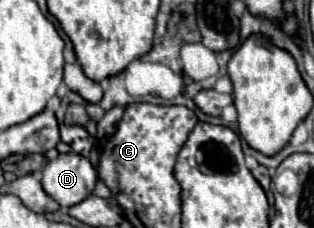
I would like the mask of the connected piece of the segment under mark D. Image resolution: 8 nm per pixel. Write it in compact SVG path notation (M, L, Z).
M62 153L48 161L42 171L44 191L60 203L60 207L72 207L92 195L98 181L98 173L90 159L78 153Z

